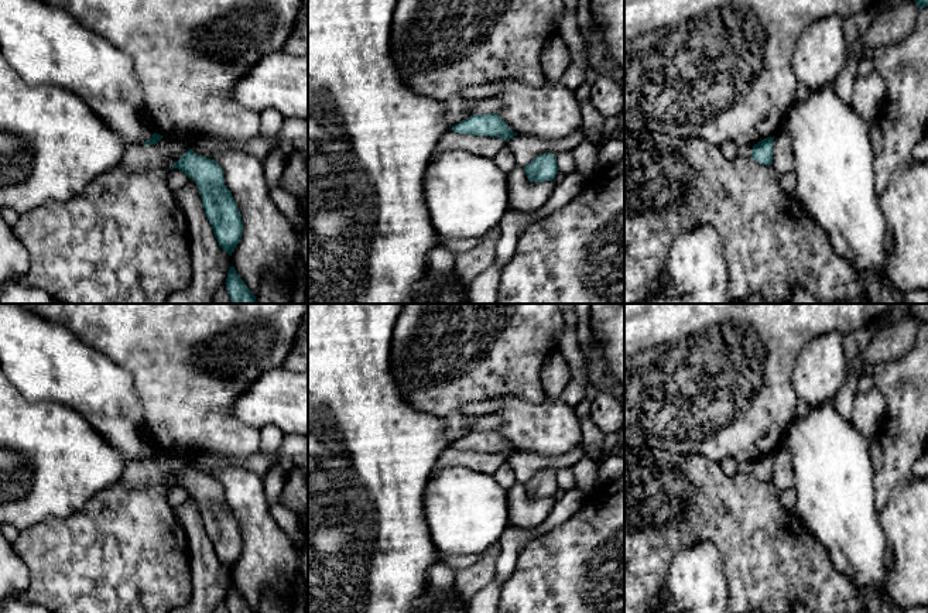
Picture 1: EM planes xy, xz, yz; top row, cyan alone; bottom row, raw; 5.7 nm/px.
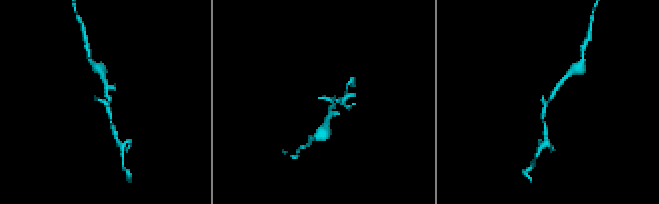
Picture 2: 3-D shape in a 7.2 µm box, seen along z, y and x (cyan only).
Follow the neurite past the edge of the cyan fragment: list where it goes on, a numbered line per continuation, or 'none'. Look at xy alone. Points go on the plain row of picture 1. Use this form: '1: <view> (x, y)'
none

